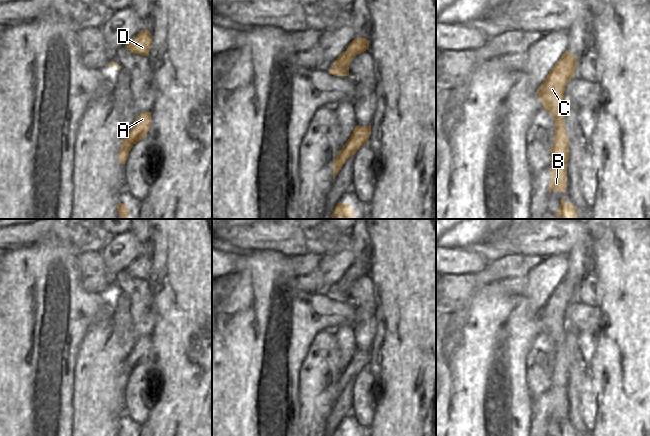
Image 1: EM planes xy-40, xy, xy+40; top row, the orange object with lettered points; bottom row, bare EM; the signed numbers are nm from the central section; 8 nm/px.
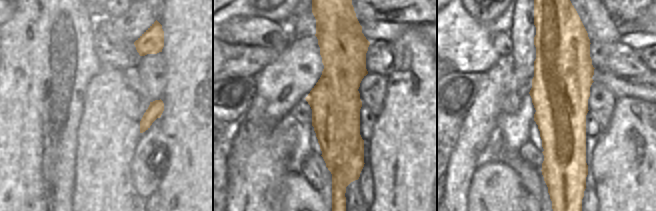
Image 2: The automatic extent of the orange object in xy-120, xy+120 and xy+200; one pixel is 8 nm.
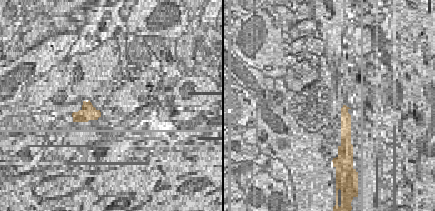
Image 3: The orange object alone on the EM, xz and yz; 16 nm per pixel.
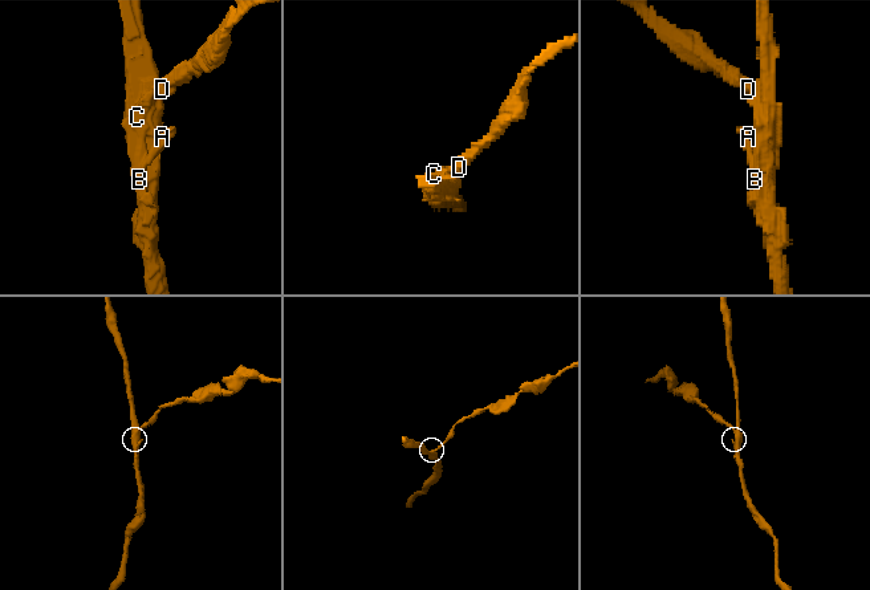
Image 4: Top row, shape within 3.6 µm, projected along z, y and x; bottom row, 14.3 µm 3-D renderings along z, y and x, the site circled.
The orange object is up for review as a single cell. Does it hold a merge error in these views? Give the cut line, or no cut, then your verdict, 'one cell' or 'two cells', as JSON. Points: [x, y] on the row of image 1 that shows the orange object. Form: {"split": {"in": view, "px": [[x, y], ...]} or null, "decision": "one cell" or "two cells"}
{"split": {"in": "xy+40", "px": [[555, 65], [563, 67], [569, 64], [572, 67], [573, 73]]}, "decision": "two cells"}

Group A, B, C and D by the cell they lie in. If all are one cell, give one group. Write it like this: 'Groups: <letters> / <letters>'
Groups: A B C / D

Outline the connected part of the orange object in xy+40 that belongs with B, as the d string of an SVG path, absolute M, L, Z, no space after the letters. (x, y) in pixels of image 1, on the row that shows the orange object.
M566 64L563 68L554 66L545 81L537 90L537 95L555 121L555 135L551 147L551 181L552 190L564 192L567 187L567 161L569 159L569 140L565 129L565 113L572 107L563 95L566 84L574 76L573 67Z

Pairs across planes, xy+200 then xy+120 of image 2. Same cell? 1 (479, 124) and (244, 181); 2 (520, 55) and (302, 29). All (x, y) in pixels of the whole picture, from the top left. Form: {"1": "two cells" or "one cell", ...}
{"1": "two cells", "2": "one cell"}

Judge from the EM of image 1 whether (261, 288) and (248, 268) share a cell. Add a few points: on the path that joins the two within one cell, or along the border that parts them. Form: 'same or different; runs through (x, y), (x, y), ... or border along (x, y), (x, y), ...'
same; runs through (261, 283), (253, 273)

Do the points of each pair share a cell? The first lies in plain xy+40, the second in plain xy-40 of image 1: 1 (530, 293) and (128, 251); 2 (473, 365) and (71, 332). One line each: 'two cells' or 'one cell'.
1: one cell
2: one cell

